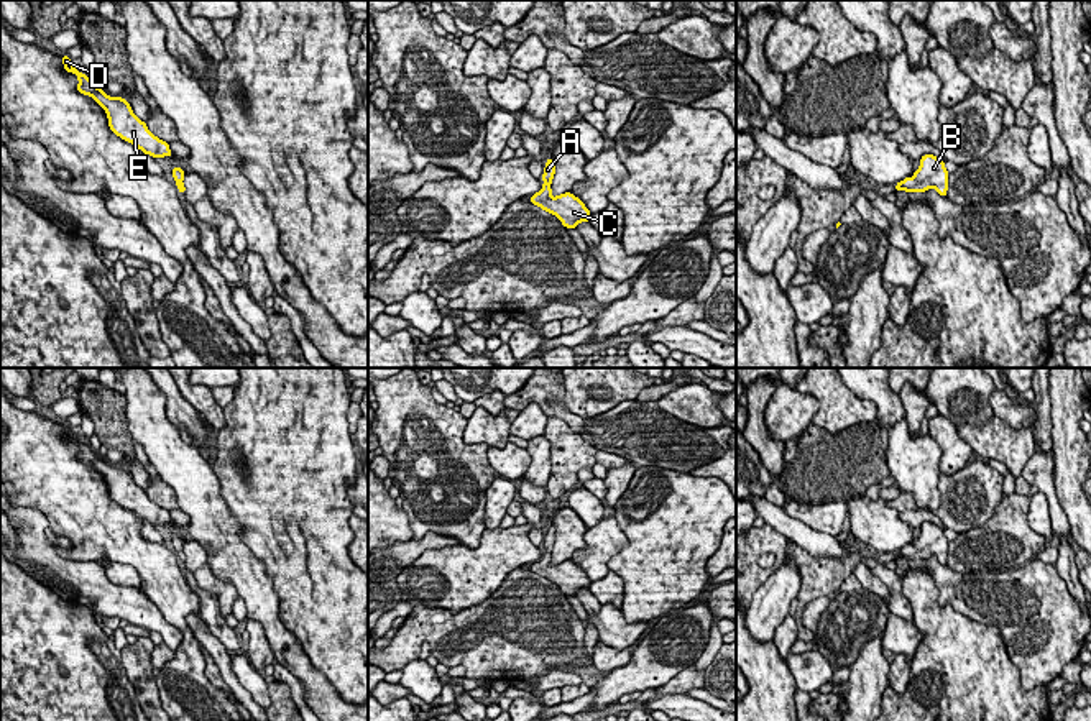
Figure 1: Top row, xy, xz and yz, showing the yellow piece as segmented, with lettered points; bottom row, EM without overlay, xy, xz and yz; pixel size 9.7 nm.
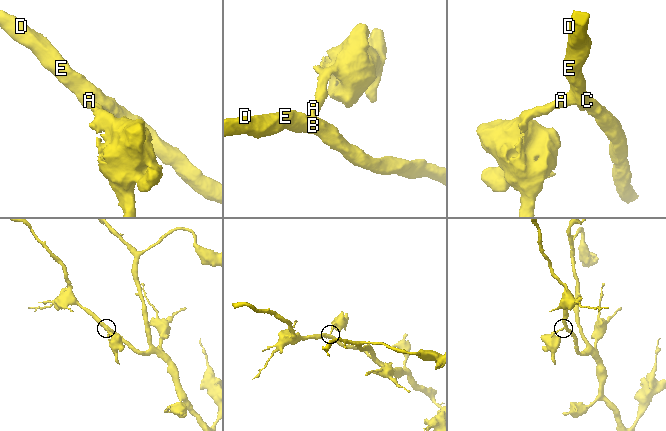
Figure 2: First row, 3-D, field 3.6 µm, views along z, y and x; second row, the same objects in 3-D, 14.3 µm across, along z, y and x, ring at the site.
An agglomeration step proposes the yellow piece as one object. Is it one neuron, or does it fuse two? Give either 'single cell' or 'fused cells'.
single cell

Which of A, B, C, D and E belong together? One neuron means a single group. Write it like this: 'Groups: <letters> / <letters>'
Groups: A B C D E

